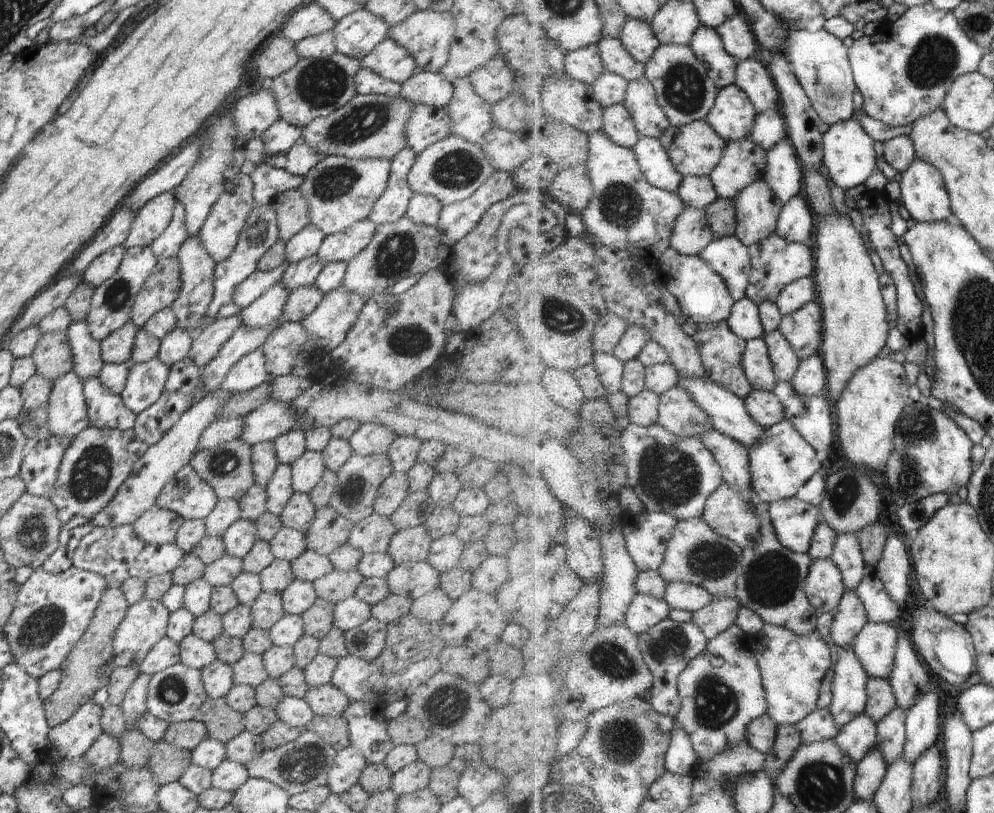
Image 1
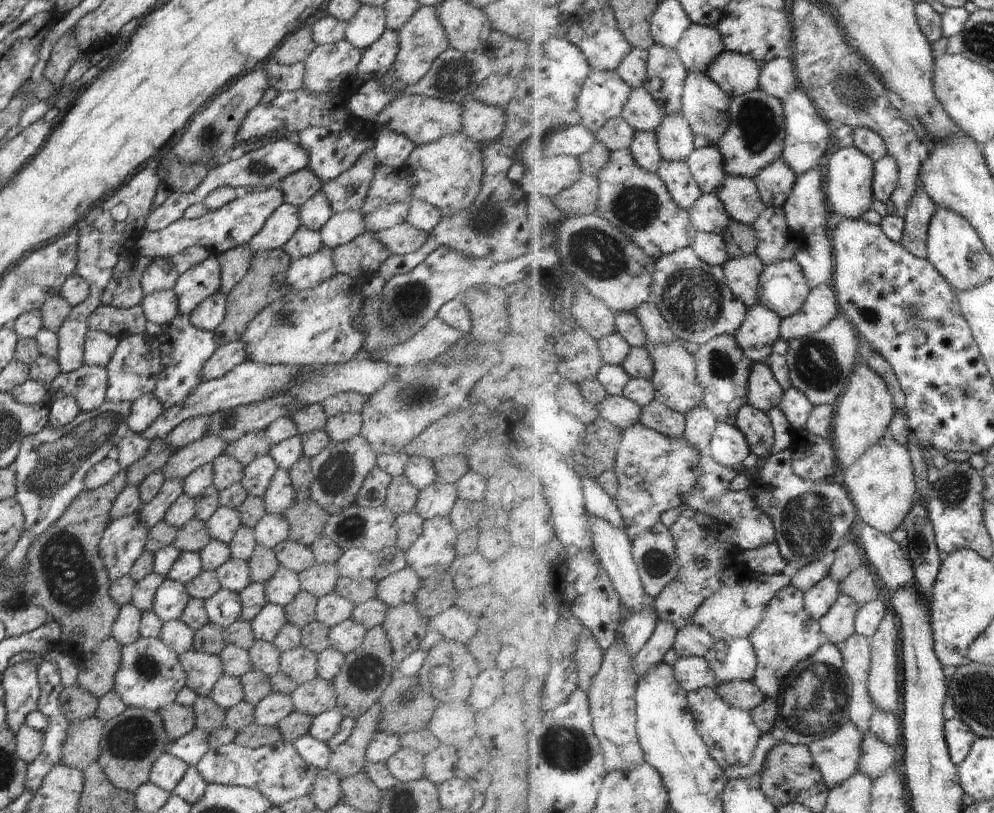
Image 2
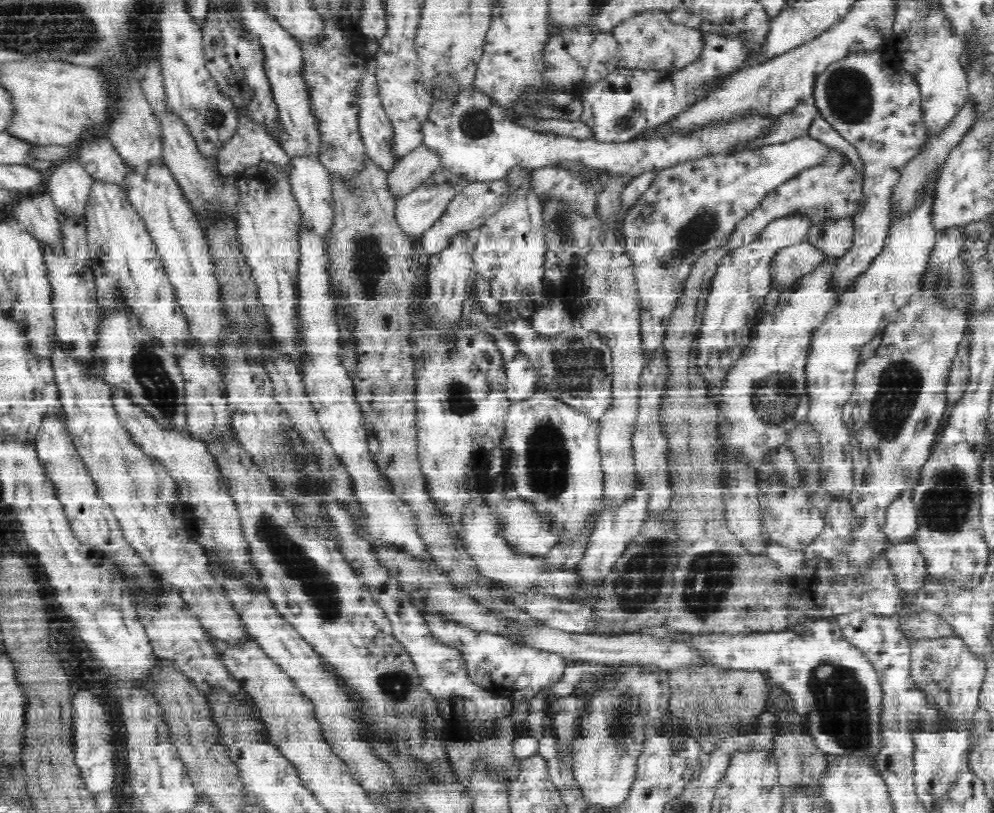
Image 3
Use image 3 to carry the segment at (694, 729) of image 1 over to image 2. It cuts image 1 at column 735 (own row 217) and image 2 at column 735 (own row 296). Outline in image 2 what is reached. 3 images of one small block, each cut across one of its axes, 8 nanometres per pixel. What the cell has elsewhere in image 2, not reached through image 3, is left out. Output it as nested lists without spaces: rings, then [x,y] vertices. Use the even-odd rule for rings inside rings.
[[[750,637],[719,640],[705,657],[720,685],[756,678],[759,653]]]

